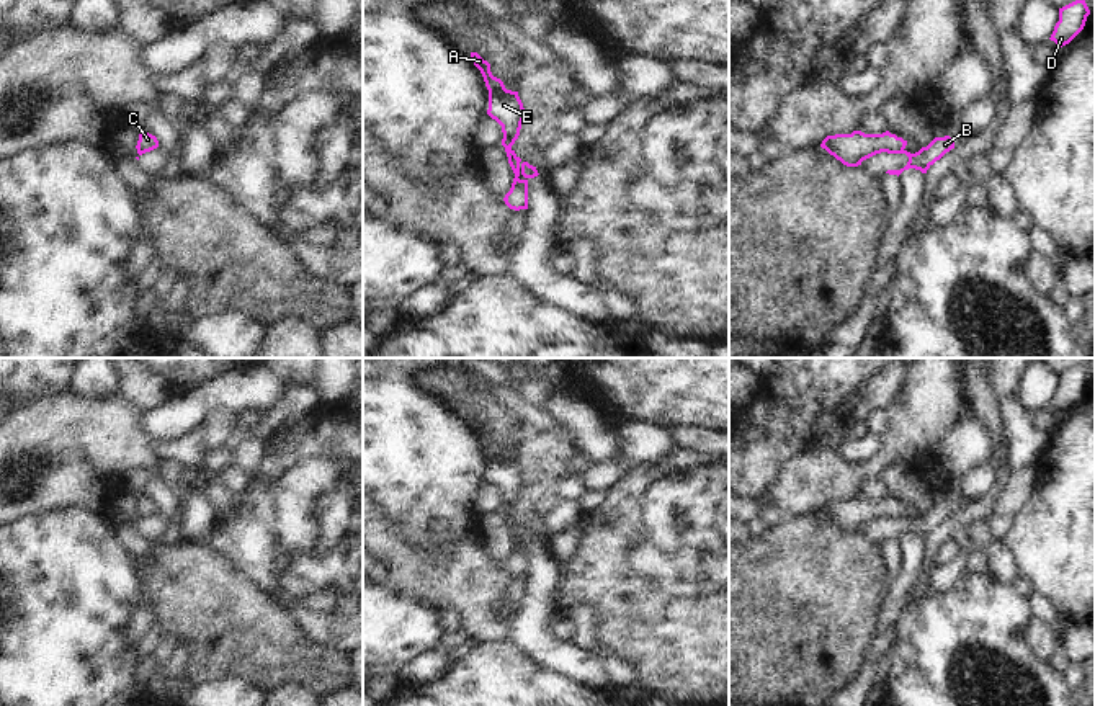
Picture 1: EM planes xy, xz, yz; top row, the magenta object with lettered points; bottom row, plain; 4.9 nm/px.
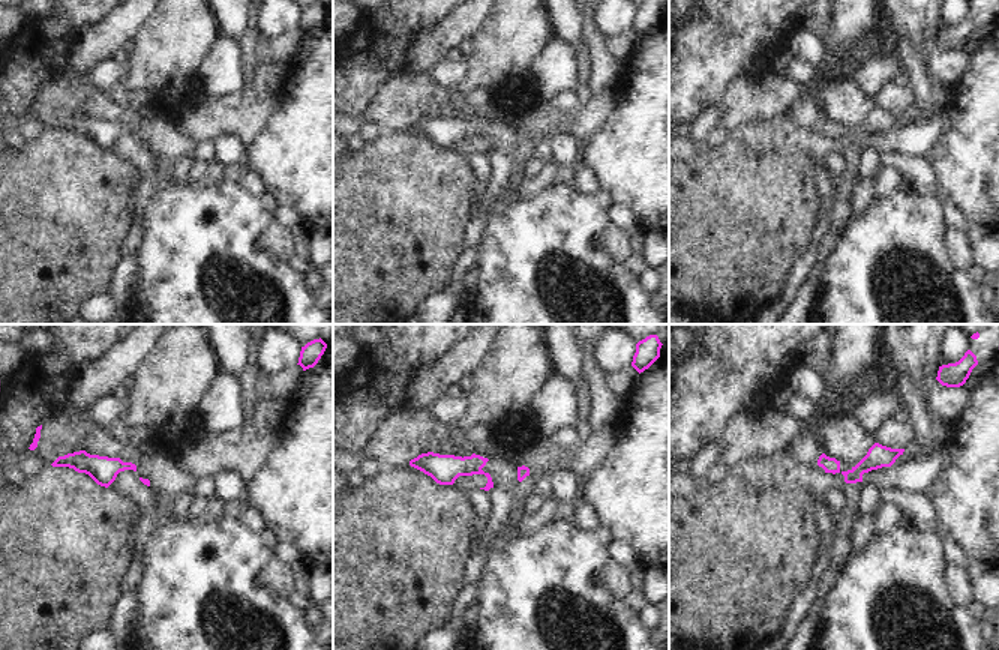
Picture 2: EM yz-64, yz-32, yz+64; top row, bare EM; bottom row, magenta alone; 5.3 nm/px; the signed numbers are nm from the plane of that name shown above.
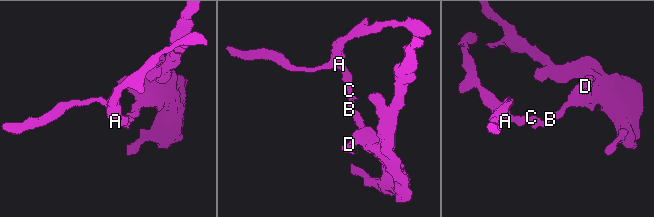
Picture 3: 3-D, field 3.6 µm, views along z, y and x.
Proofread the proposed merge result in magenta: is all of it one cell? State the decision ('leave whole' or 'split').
split

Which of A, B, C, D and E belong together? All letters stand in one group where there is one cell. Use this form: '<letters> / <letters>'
A C E / B D

